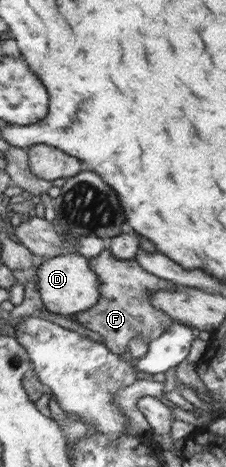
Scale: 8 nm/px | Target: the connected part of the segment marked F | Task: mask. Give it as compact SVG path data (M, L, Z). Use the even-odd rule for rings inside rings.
M108 249L89 260L94 273L99 277L99 303L96 303L93 309L79 311L74 318L95 336L101 335L111 353L127 355L129 341L136 337L147 341L149 345L172 324L172 317L157 309L151 303L150 297L155 292L178 289L178 285L148 273L137 260L121 260L113 257Z

